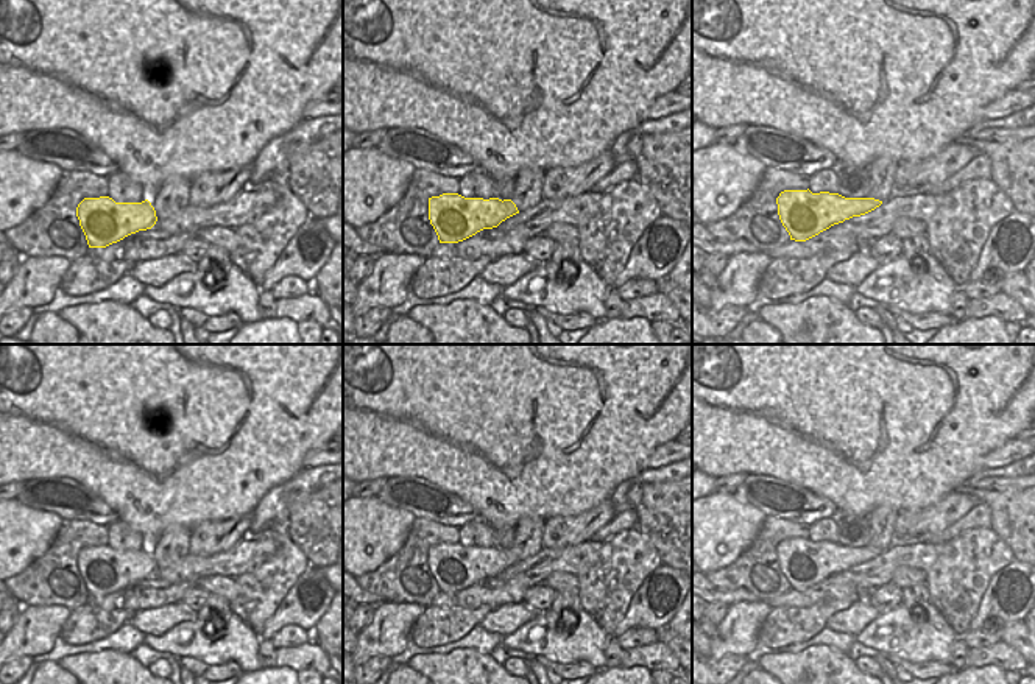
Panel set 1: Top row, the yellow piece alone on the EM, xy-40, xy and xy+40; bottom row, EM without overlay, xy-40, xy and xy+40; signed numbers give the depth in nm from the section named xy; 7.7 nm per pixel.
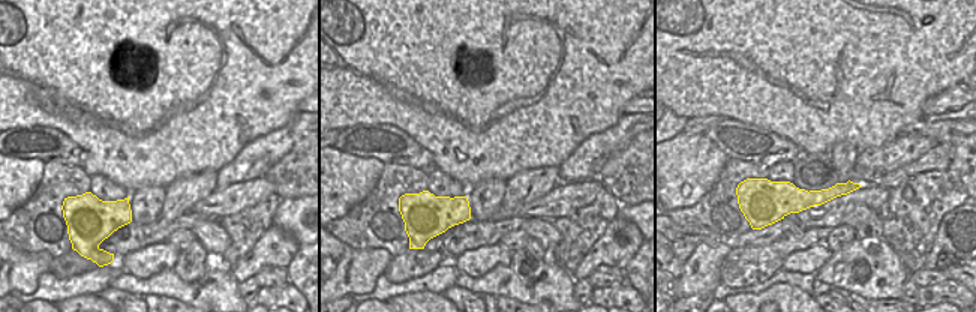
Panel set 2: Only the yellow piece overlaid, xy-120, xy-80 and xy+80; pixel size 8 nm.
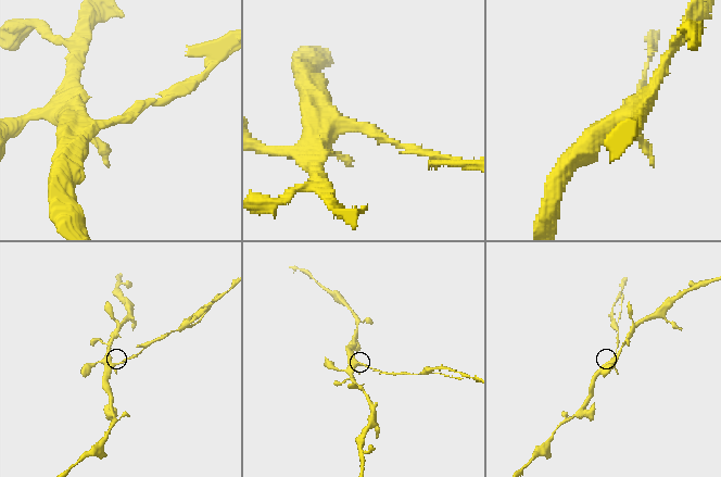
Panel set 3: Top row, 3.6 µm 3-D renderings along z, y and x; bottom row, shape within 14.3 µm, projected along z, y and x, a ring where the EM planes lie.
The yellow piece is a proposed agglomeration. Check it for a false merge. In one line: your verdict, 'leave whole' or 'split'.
split

